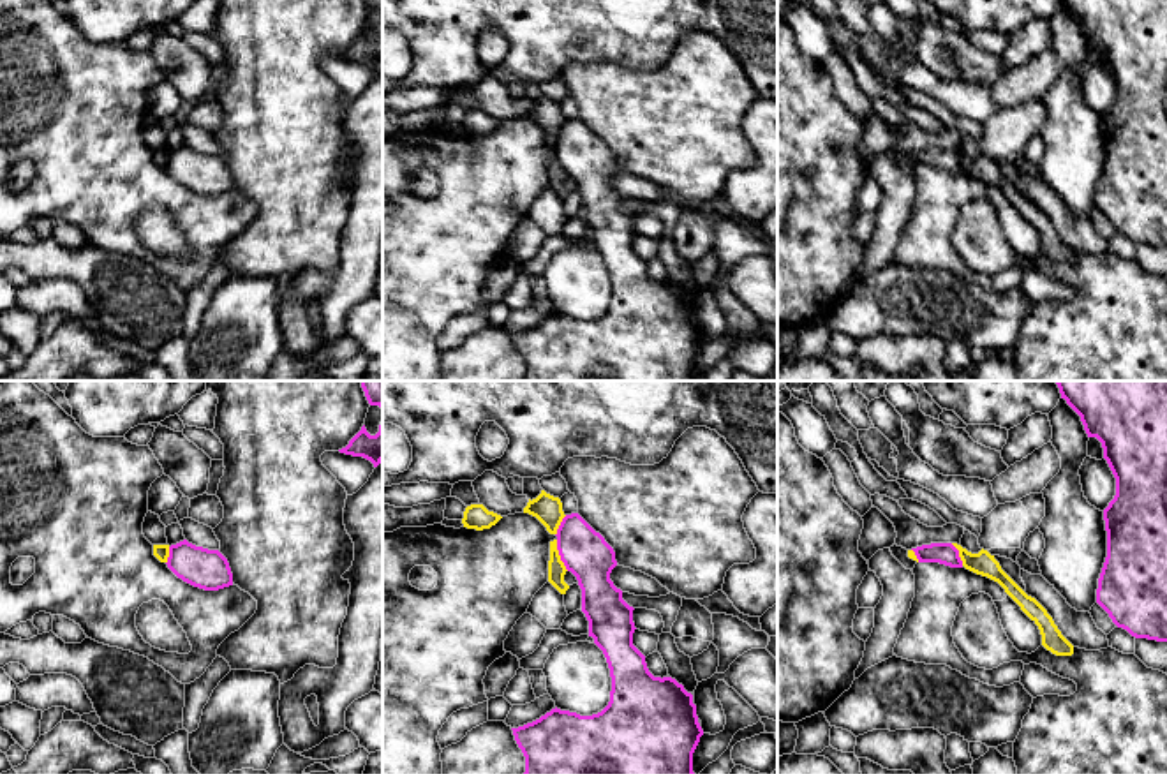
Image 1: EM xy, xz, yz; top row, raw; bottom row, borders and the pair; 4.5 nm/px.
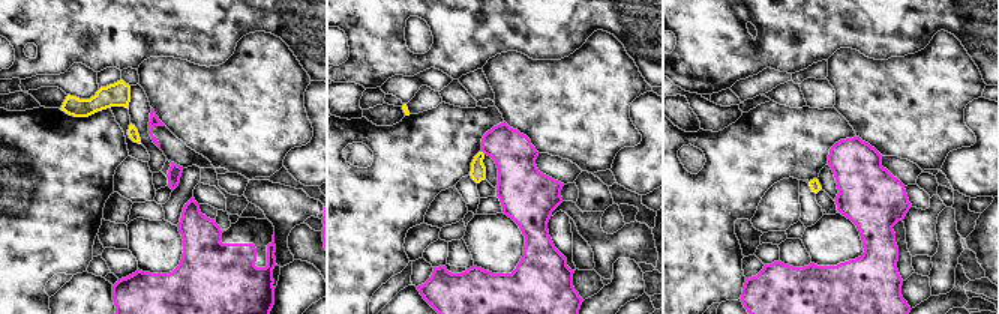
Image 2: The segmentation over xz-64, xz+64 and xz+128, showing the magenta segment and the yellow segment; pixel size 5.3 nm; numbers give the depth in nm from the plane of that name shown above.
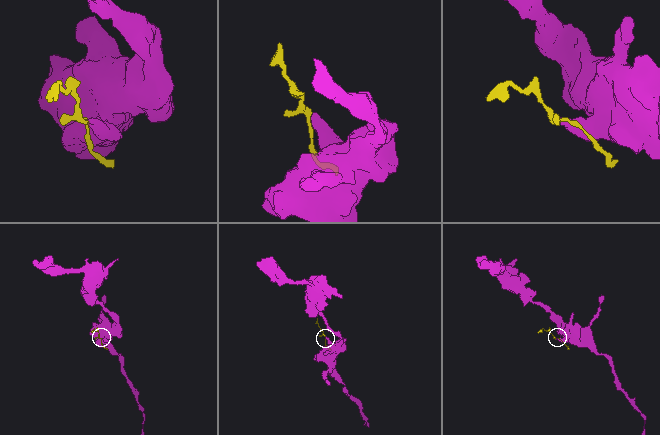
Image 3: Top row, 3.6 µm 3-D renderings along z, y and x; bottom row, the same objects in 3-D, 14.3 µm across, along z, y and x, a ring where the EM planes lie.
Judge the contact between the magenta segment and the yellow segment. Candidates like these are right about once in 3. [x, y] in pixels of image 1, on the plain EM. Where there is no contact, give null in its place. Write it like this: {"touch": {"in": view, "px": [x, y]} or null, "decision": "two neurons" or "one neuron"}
{"touch": {"in": "xz", "px": [559, 159]}, "decision": "two neurons"}

